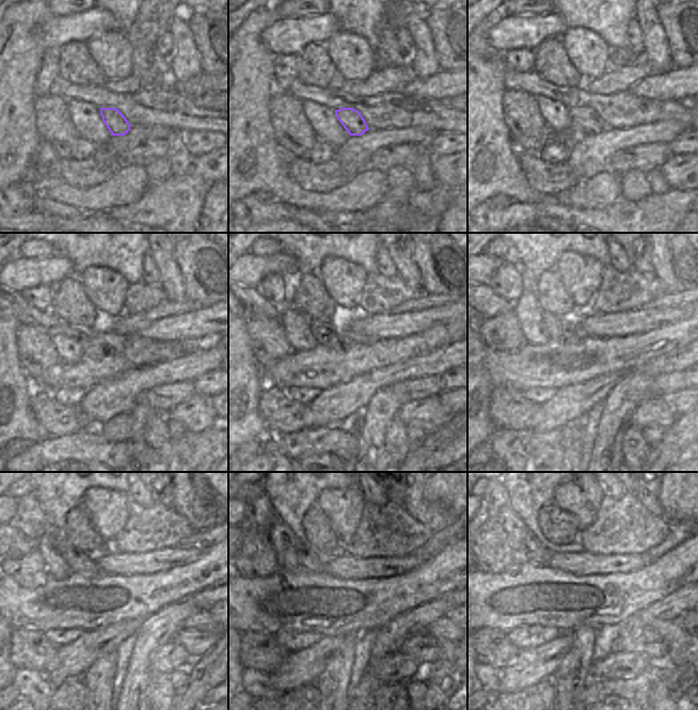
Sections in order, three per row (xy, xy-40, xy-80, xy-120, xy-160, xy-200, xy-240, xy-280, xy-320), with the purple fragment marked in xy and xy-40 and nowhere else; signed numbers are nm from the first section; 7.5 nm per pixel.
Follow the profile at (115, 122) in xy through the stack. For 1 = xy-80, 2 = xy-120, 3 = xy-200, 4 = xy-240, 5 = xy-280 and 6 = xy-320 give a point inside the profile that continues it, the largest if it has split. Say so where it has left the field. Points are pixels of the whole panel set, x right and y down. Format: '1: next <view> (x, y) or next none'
1: next xy-80 (589, 120)
2: next xy-120 (90, 349)
3: next xy-200 (559, 329)
4: next xy-240 (78, 562)
5: next xy-280 (281, 536)
6: next xy-320 (525, 547)

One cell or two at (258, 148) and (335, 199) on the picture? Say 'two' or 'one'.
one

